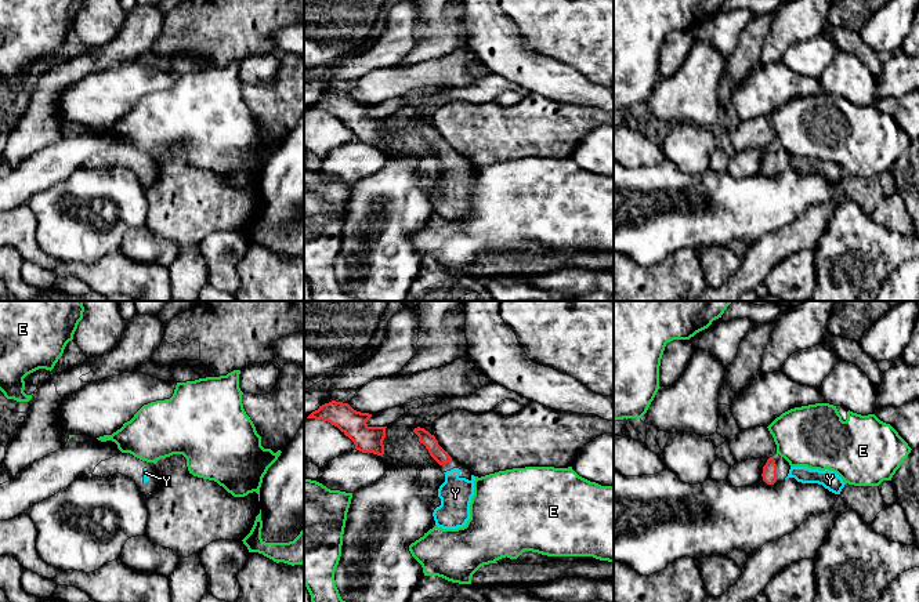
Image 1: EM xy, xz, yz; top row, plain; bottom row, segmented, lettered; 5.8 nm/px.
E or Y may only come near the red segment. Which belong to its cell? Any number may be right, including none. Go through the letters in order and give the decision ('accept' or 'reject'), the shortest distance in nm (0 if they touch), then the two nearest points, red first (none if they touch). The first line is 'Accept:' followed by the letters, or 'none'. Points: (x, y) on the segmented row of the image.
Accept: Y
E: reject | 30 nm | yz (773, 456), (777, 453)
Y: accept | 50 nm | xz (442, 464), (447, 471)

